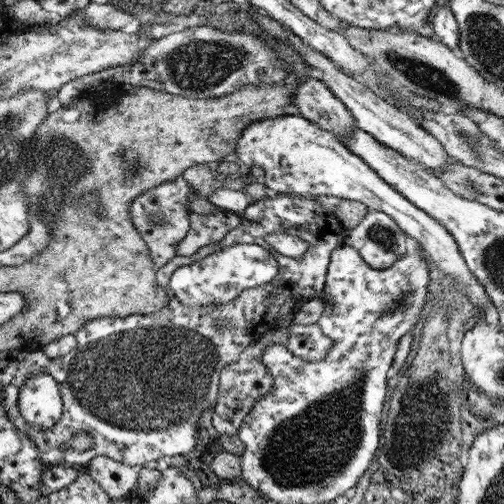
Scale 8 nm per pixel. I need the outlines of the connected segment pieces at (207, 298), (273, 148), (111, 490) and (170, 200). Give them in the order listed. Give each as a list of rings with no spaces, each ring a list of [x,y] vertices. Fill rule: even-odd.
[[[236,243],[175,270],[171,276],[168,290],[180,305],[187,306],[187,308],[204,309],[212,305],[234,301],[242,291],[254,289],[274,280],[277,271],[276,256],[264,246],[254,243]]]
[[[285,114],[266,118],[253,122],[242,131],[234,160],[249,167],[264,168],[263,181],[270,193],[338,196],[361,202],[369,210],[389,214],[407,236],[411,236],[423,246],[427,254],[436,256],[436,266],[440,266],[452,278],[460,280],[461,285],[466,288],[464,299],[470,301],[479,311],[481,309],[483,320],[486,320],[486,309],[492,302],[486,295],[486,289],[466,266],[454,237],[435,218],[416,208],[399,191],[384,182],[373,168],[344,146],[331,132],[322,130],[302,116]]]
[[[95,456],[84,469],[113,499],[130,496],[142,466],[128,466],[107,456]]]
[[[180,175],[175,179],[159,184],[157,187],[145,190],[144,193],[136,196],[130,205],[131,221],[140,236],[145,240],[156,270],[177,255],[177,244],[188,234],[190,214],[187,211],[187,203],[190,187],[189,182]],[[156,217],[161,222],[156,222]]]

